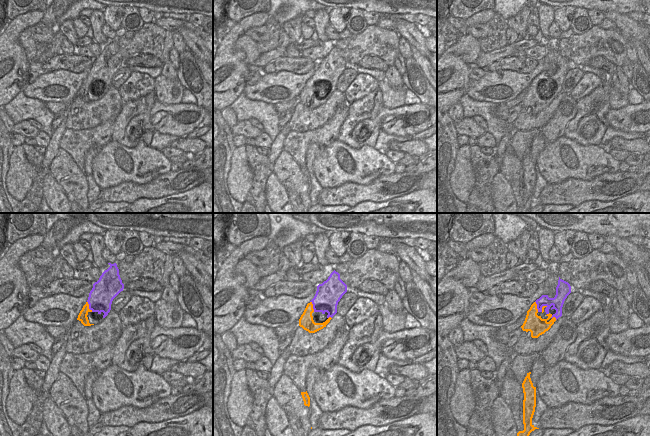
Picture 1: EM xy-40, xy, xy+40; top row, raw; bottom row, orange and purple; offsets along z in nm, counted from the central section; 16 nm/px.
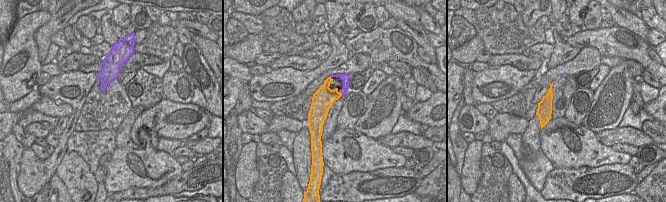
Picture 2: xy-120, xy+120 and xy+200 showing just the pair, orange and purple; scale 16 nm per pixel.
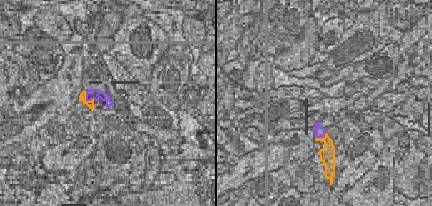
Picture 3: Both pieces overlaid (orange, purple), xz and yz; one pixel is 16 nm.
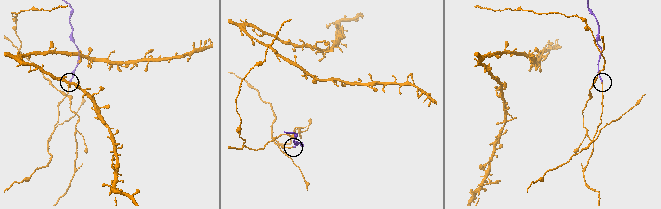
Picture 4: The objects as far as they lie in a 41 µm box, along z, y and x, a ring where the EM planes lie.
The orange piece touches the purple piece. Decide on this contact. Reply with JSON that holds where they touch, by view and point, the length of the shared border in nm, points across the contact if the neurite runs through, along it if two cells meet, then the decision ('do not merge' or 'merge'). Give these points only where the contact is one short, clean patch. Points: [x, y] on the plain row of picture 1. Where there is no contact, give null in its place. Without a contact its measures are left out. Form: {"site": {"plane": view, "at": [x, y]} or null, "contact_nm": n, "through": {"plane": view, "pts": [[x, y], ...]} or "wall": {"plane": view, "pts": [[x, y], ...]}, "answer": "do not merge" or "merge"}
{"site": {"plane": "xy-40", "at": [88, 82]}, "contact_nm": 190, "through": {"plane": "xy-40", "pts": [[82, 92], [88, 82], [94, 80], [100, 74]]}, "answer": "merge"}

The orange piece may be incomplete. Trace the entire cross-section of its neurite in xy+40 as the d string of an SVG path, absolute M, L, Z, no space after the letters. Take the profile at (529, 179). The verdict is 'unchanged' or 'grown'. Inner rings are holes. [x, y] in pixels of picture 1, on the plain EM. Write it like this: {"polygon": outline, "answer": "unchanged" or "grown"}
{"polygon": "M531 148L527 149L522 164L524 169L523 176L523 200L524 206L517 209L517 213L529 213L530 209L535 205L539 205L532 200L532 194L536 183L536 163L530 154Z", "answer": "unchanged"}

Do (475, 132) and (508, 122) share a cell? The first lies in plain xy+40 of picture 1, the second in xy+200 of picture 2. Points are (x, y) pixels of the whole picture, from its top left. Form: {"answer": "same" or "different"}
{"answer": "different"}

